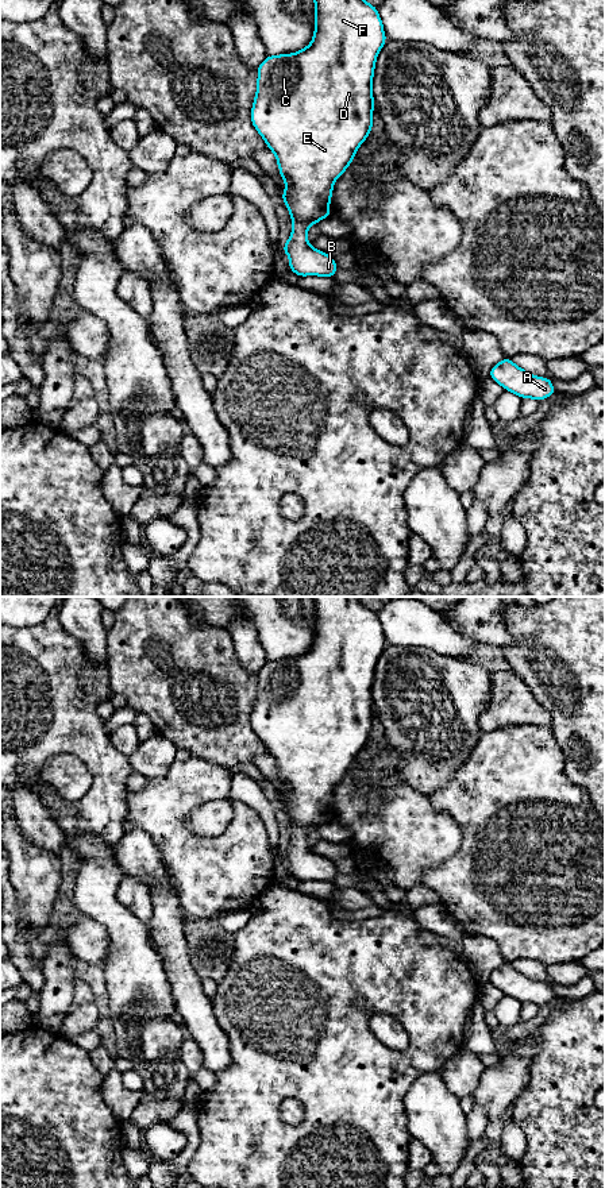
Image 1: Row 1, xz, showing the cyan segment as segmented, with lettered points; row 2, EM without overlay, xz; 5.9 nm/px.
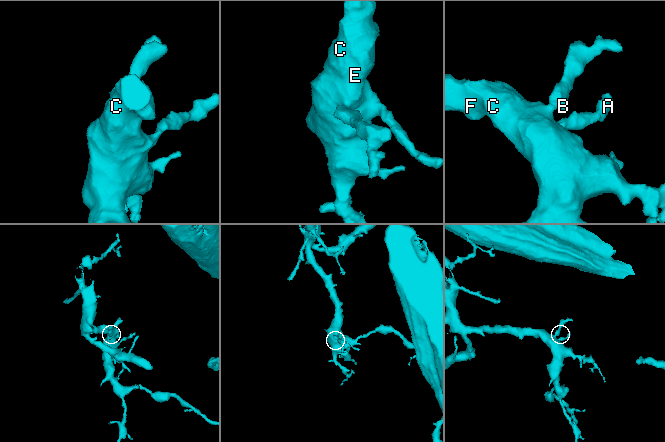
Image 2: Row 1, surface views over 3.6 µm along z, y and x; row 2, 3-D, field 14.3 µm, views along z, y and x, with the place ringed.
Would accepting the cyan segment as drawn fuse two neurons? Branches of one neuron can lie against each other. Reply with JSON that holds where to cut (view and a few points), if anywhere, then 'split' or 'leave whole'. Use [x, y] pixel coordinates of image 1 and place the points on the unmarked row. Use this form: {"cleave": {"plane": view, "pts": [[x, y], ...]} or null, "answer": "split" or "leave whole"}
{"cleave": null, "answer": "leave whole"}

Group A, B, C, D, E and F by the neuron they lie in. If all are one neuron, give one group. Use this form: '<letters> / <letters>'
A B C D E F

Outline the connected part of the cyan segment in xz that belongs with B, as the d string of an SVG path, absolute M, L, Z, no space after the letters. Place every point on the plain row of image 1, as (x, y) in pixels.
M313 597L315 637L312 647L300 656L267 660L258 671L257 698L251 713L251 728L267 753L277 763L280 779L286 790L281 796L292 822L292 840L282 852L289 861L289 873L300 882L334 882L338 871L334 863L313 853L307 845L308 833L331 821L330 807L334 787L354 765L357 755L373 733L373 682L375 664L386 640L377 612L365 606L359 597Z

